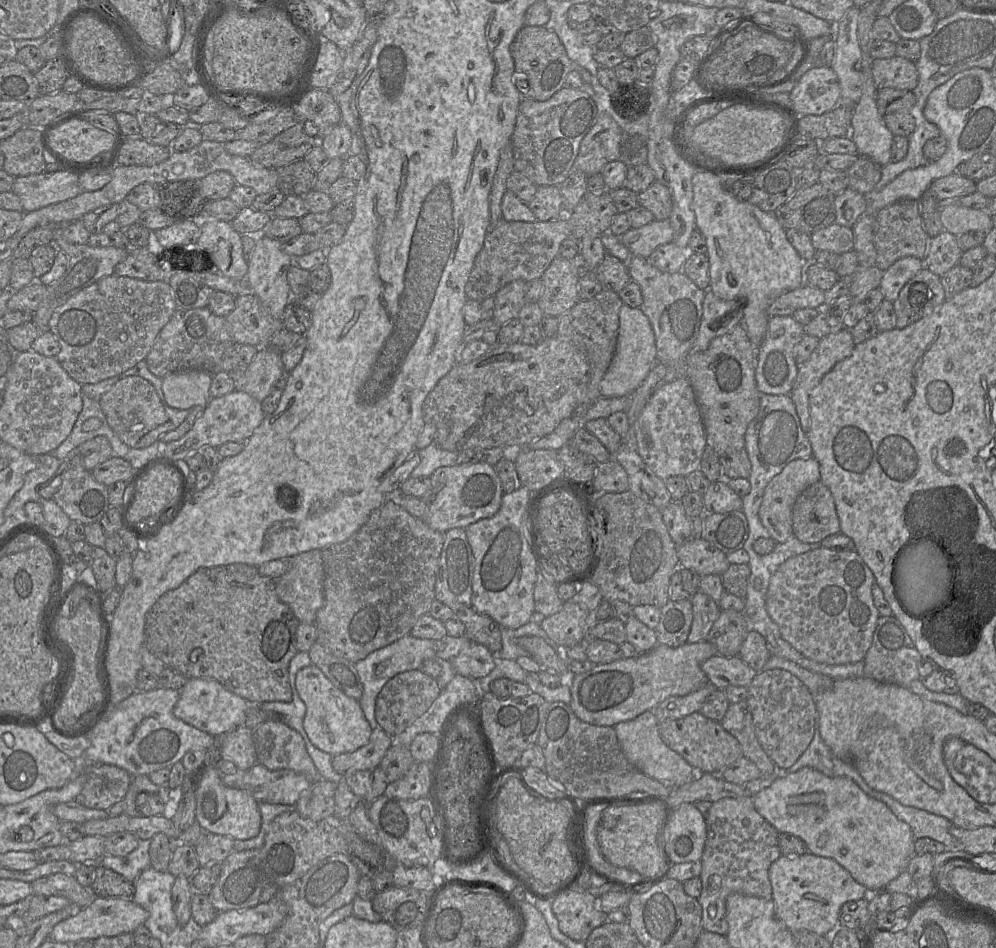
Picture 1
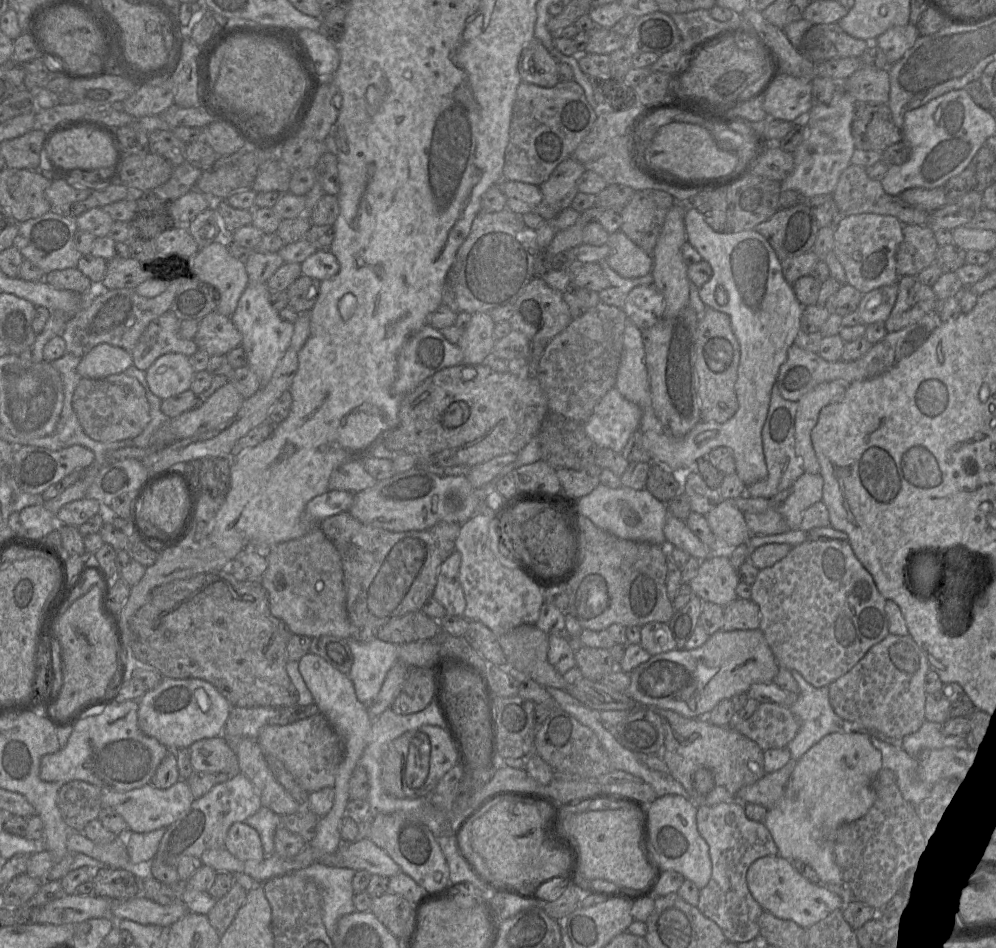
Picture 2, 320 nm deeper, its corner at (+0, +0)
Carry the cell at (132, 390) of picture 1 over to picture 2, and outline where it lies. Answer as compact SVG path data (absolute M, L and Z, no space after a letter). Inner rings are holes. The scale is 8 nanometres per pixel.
M124 373L105 378L81 378L72 397L72 407L84 432L99 442L133 439L150 421L149 402L139 381Z

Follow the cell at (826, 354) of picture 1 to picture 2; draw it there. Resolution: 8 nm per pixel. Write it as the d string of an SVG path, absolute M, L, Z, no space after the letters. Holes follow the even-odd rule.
M840 381L821 383L804 394L798 401L795 421L795 450L802 459L805 472L820 473L820 464L815 454L811 432L818 422L820 410L843 399L847 384Z

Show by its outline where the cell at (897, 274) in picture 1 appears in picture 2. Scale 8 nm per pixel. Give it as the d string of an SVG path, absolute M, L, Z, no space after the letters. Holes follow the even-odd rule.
M898 283L886 285L863 294L858 313L865 325L886 322L898 296Z

